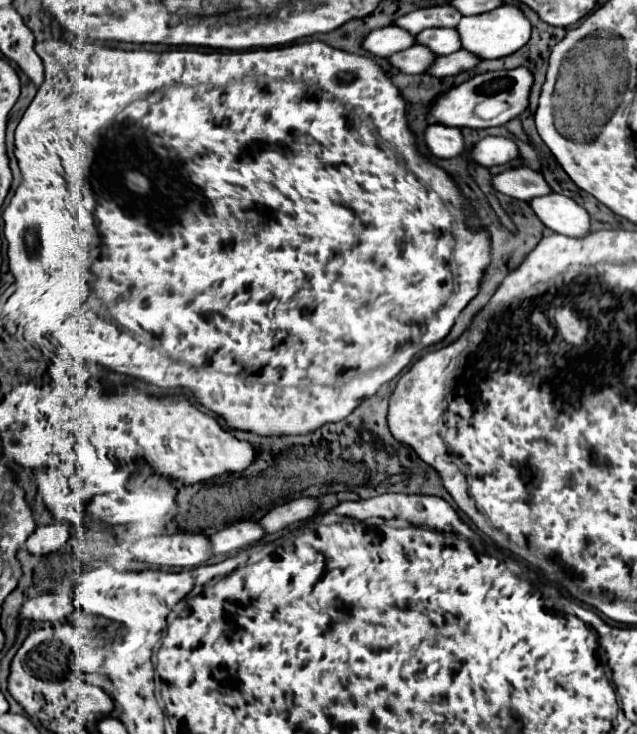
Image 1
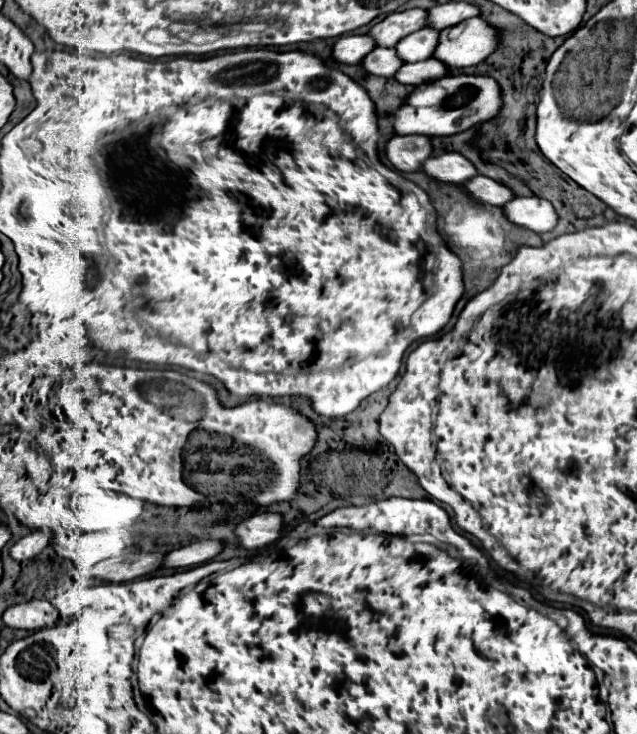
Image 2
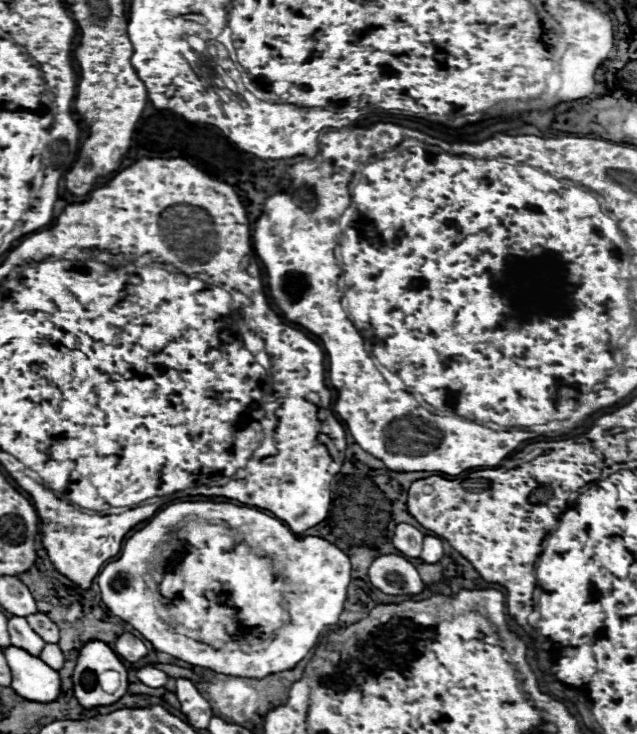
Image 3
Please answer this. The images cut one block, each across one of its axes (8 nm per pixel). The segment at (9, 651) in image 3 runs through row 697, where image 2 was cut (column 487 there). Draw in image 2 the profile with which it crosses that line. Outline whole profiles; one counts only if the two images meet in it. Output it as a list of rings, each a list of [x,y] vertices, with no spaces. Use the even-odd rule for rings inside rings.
[[[480,16],[470,18],[462,24],[464,30],[456,38],[448,36],[450,28],[442,30],[440,44],[434,52],[434,58],[450,68],[476,66],[494,52],[494,46],[498,46],[498,30],[486,26],[486,20]]]

